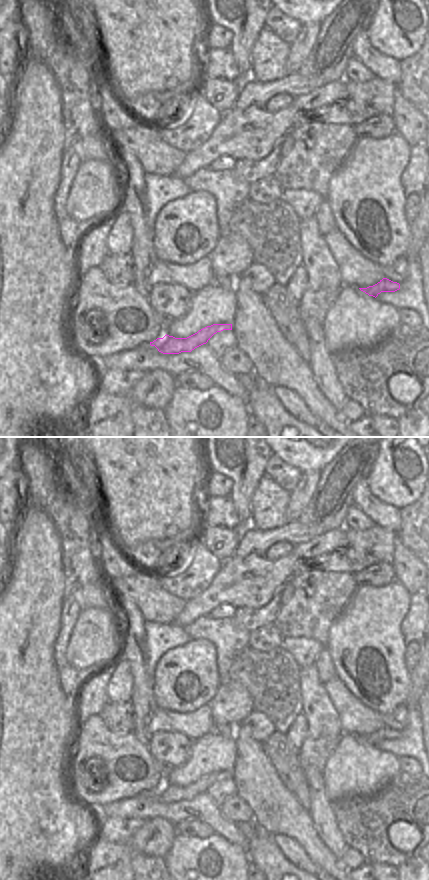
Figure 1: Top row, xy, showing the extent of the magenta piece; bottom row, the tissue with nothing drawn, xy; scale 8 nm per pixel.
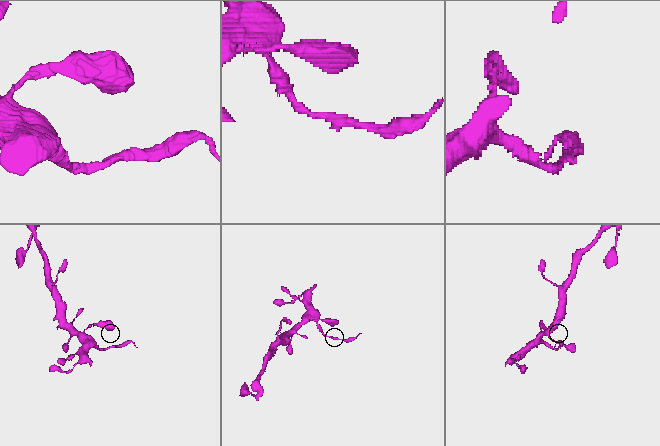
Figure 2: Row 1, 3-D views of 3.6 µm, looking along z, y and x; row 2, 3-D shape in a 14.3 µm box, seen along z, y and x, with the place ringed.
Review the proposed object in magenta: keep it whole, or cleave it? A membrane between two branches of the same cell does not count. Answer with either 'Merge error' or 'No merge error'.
Merge error.

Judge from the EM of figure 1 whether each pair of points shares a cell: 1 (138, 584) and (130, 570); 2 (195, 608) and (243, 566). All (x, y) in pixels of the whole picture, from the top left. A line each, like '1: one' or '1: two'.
1: two
2: one

